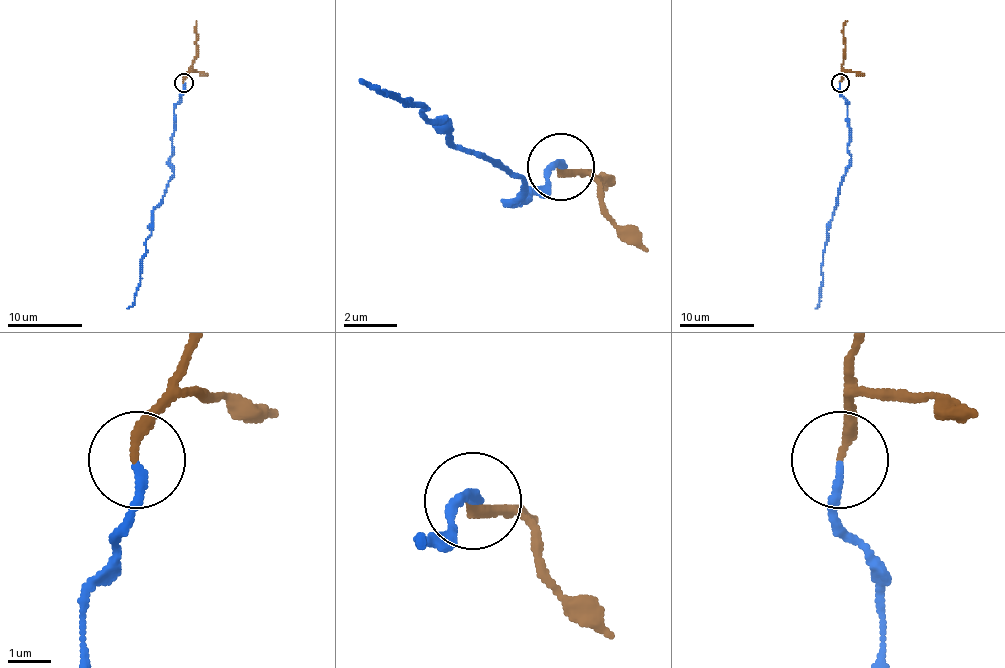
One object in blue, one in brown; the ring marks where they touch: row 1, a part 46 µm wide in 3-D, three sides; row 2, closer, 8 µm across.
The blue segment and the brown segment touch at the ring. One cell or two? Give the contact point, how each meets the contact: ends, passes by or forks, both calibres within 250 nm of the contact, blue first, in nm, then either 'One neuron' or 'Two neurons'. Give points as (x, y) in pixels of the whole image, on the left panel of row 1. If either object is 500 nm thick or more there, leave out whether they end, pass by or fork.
Place: (183, 82). At the ring blue ends. At the ring brown ends. Thickness 190 nm (blue) against 240 nm. One neuron

